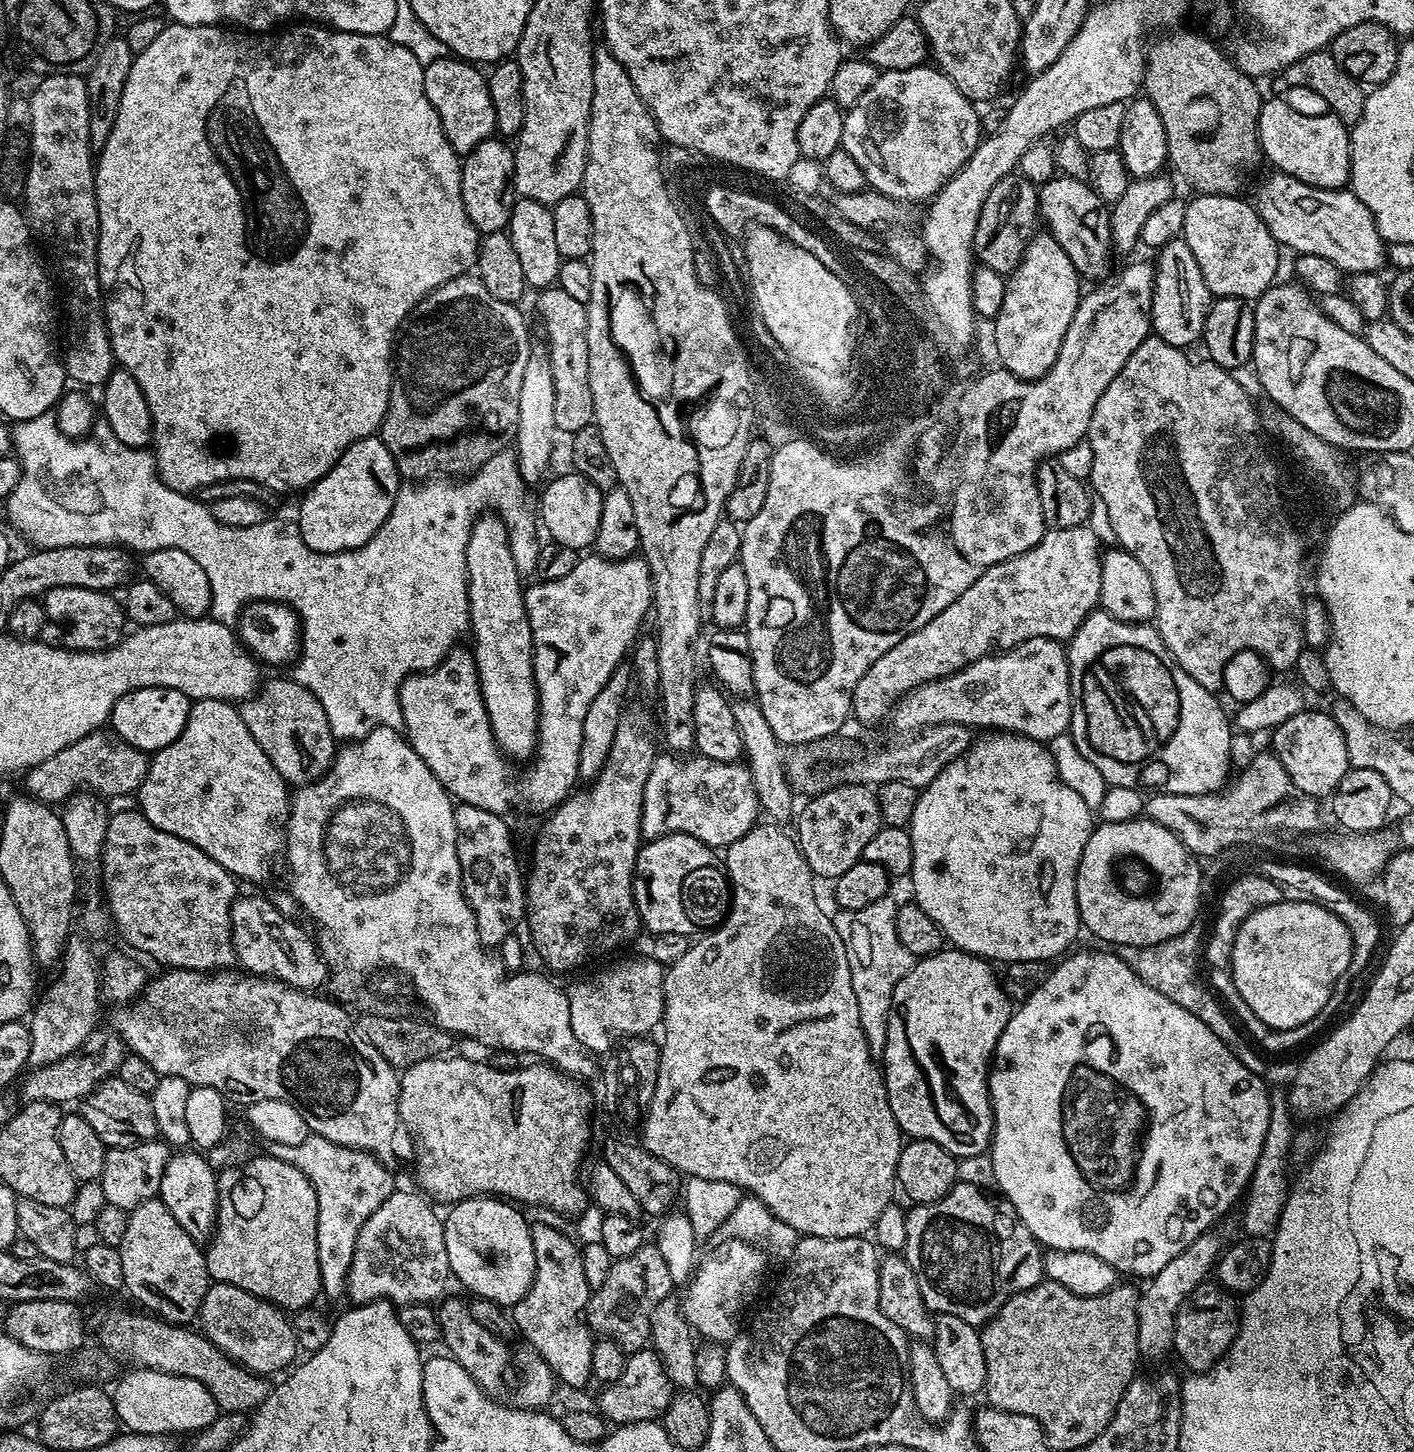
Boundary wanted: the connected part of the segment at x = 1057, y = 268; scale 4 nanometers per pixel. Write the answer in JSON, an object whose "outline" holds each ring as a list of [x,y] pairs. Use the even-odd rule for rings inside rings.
{"outline":[[[1050,234],[1040,235],[1033,235],[1026,246],[1022,262],[1007,277],[1006,298],[1002,298],[1002,310],[994,321],[999,367],[1014,373],[1019,380],[1040,380],[1054,366],[1062,338],[1066,338],[1066,330],[1070,330],[1070,322],[1078,310],[1082,295],[1082,277],[1070,258],[1066,258],[1066,250],[1062,250],[1062,246],[1058,246],[1058,242]]]}

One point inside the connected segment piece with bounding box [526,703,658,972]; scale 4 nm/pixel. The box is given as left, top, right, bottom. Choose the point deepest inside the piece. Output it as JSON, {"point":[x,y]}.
{"point":[579,904]}

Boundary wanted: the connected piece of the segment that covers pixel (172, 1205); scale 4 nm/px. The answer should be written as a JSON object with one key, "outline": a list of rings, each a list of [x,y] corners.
{"outline":[[[180,1150],[169,1155],[168,1165],[162,1174],[158,1198],[174,1214],[178,1226],[190,1234],[198,1245],[204,1246],[211,1241],[216,1226],[216,1186],[217,1169],[208,1162],[207,1155],[200,1156],[193,1150]]]}

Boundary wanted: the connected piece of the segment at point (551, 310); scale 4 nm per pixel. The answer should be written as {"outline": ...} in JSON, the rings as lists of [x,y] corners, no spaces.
{"outline":[[[558,286],[545,288],[537,296],[540,297],[536,308],[544,323],[544,336],[548,339],[546,351],[554,374],[554,422],[561,433],[571,434],[593,423],[594,398],[590,398],[590,362],[586,346],[588,309]]]}

